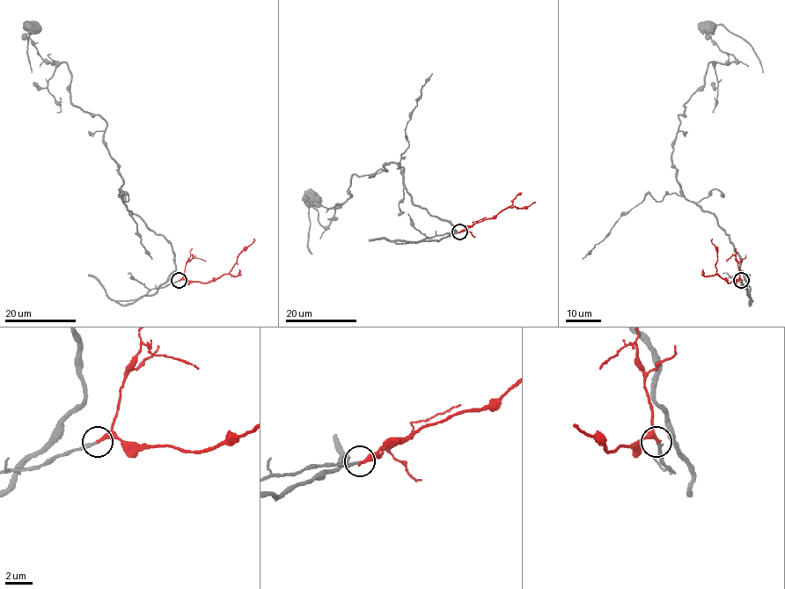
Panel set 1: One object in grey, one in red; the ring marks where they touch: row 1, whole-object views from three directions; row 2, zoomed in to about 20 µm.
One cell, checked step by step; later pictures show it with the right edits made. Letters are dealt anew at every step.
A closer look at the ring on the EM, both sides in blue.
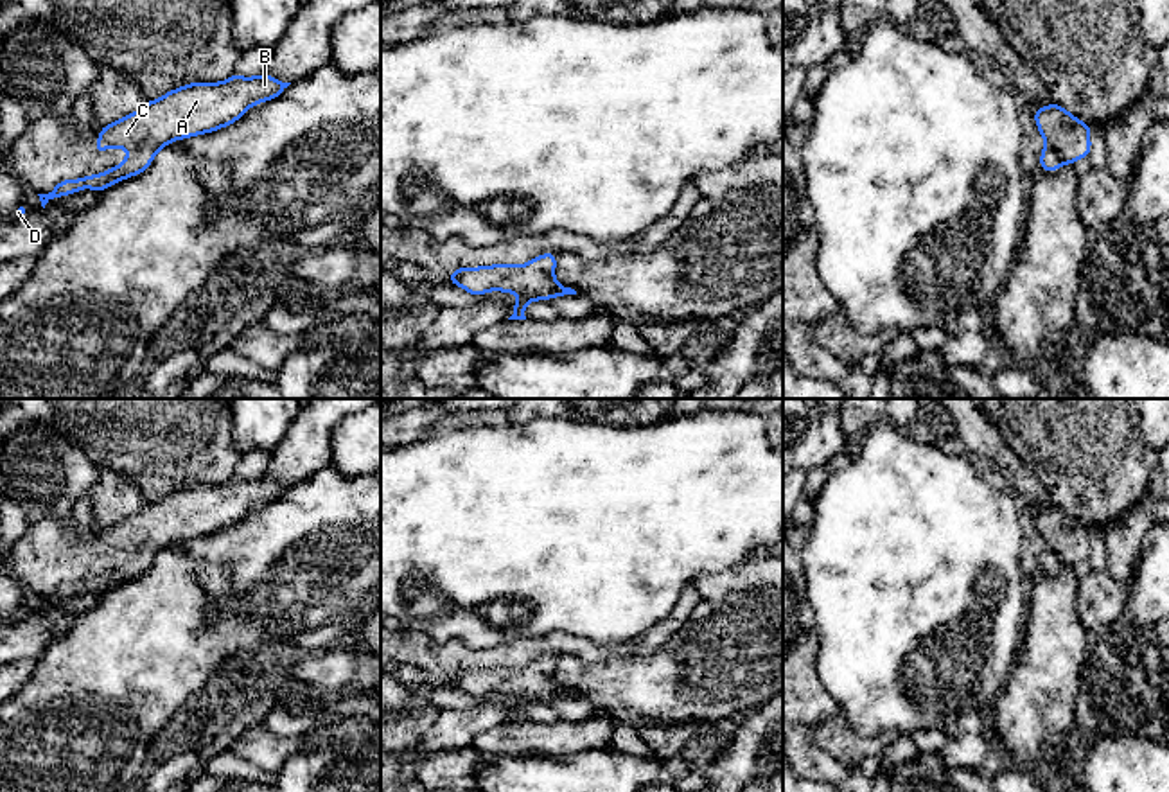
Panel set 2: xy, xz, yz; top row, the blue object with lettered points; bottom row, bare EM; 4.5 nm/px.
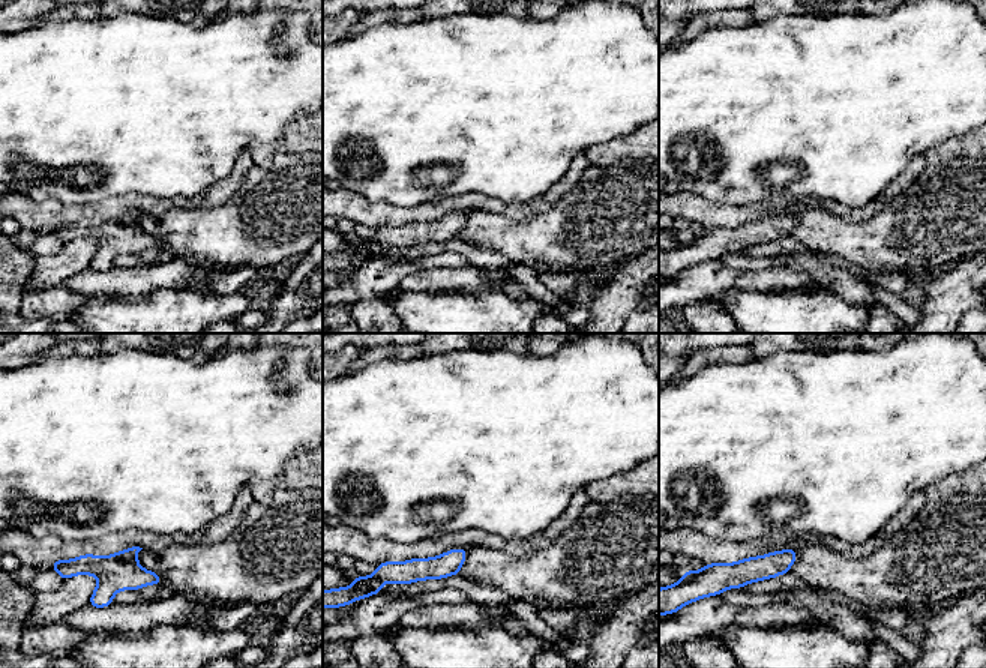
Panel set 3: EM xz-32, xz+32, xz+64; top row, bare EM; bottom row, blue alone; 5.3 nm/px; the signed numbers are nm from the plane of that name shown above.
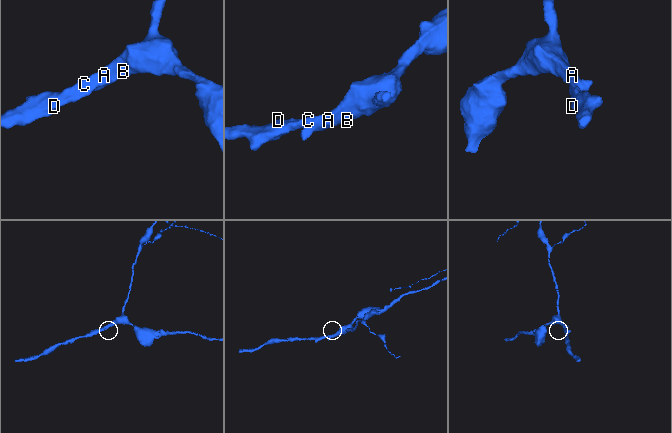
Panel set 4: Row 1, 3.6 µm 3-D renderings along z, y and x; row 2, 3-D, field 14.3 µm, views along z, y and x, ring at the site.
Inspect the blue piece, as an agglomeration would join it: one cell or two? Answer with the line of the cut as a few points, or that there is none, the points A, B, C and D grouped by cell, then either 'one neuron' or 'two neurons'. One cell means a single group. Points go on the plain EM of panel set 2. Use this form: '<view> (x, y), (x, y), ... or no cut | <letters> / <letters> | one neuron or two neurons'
no cut | A B C D | one neuron

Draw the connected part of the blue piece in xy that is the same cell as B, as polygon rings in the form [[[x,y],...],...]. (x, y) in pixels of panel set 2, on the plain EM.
[[[233,476],[223,485],[190,485],[147,503],[135,515],[101,530],[101,541],[93,548],[97,555],[126,550],[129,559],[106,575],[59,584],[50,596],[38,596],[41,609],[81,591],[106,593],[117,584],[142,576],[167,546],[230,528],[248,510],[278,499],[289,487],[268,476]]]

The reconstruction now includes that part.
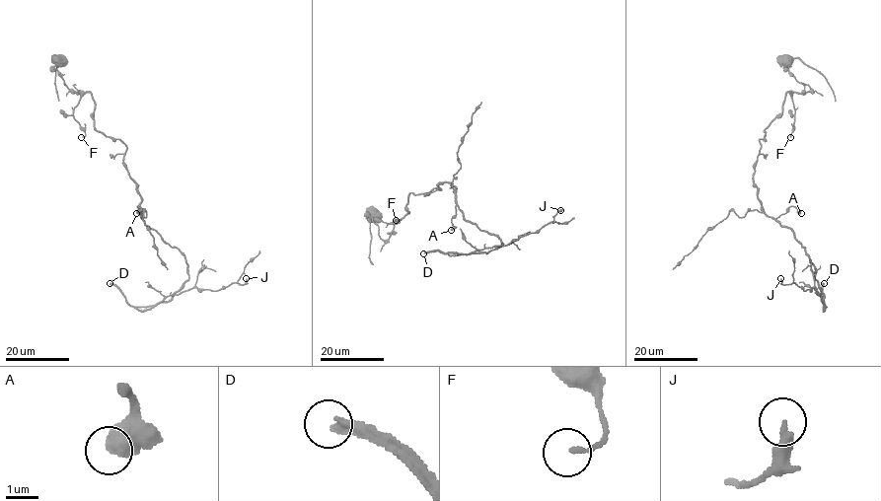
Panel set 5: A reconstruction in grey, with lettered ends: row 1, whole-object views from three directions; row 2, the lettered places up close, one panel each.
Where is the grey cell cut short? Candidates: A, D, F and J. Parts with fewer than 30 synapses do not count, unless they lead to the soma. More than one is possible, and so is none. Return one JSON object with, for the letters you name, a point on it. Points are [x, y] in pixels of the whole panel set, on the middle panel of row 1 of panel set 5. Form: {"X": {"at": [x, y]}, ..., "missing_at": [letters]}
{"D": {"at": [423, 253]}, "missing_at": ["D"]}

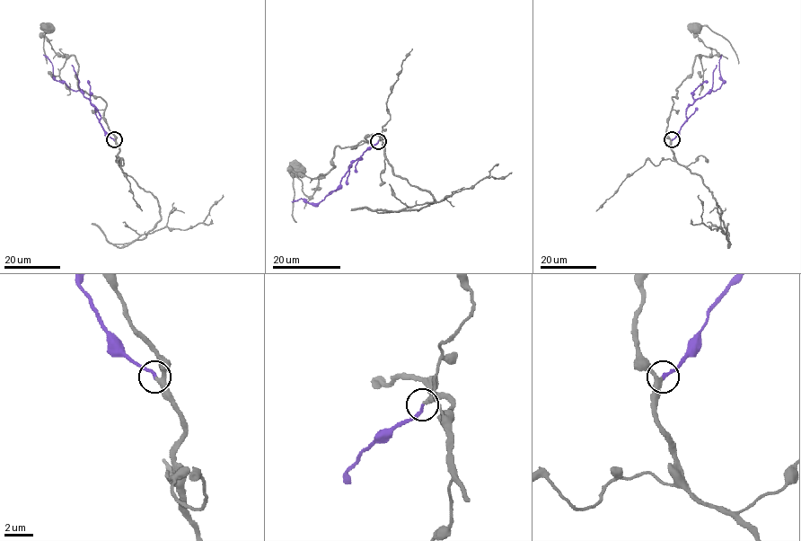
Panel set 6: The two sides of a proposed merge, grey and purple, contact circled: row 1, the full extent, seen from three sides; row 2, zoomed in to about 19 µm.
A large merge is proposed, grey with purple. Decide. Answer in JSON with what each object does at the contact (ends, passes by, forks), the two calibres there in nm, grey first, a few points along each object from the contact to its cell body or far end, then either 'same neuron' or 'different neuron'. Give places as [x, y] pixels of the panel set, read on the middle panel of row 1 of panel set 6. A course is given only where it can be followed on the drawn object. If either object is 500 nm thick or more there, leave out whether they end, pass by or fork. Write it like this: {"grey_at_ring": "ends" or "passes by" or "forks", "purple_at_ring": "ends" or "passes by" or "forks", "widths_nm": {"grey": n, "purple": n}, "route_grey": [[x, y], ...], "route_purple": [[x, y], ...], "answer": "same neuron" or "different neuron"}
{"grey_at_ring": "passes by", "purple_at_ring": "ends", "widths_nm": {"grey": 280, "purple": 200}, "route_grey": [[378, 140], [373, 134], [368, 143], [338, 146], [334, 166], [311, 196], [292, 170], [298, 171]], "route_purple": [[378, 141], [362, 159], [357, 158], [340, 185], [317, 203], [303, 199], [292, 201]], "answer": "same neuron"}

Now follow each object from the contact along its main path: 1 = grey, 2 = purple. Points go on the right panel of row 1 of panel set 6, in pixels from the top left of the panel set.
1: (671, 140), (666, 129), (675, 89), (691, 73), (697, 56), (717, 53), (696, 34), (697, 27)
2: (672, 140), (687, 119), (686, 108), (712, 90), (717, 89), (723, 83), (719, 73), (721, 54)

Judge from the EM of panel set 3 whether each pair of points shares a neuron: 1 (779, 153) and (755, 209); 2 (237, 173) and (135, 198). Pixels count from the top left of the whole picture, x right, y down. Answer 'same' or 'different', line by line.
1: different
2: same

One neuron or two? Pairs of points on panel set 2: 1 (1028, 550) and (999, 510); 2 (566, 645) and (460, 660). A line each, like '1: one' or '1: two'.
1: two
2: one

